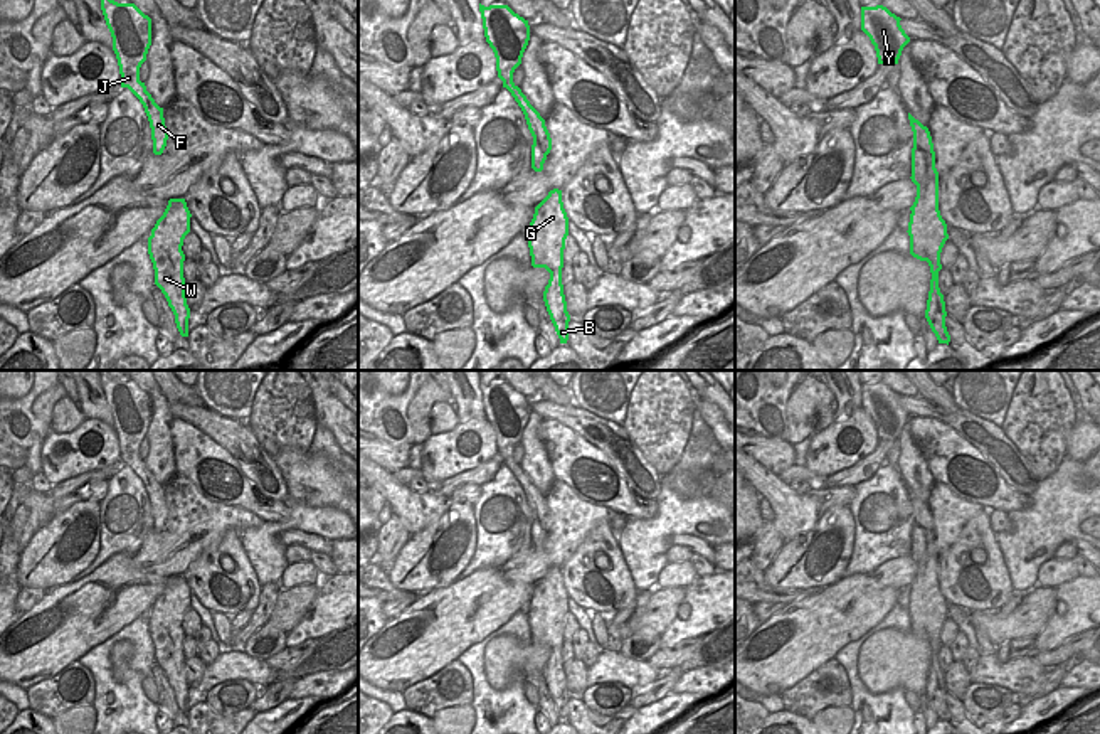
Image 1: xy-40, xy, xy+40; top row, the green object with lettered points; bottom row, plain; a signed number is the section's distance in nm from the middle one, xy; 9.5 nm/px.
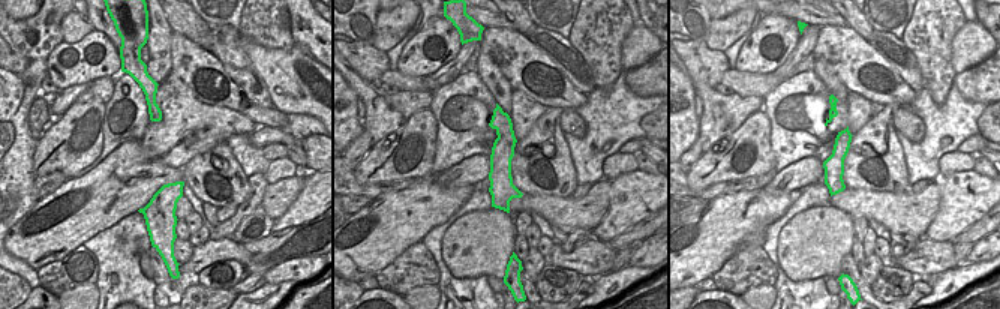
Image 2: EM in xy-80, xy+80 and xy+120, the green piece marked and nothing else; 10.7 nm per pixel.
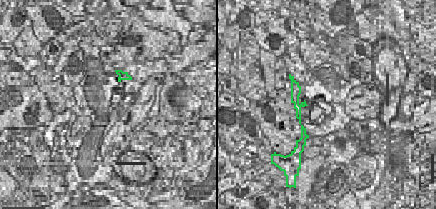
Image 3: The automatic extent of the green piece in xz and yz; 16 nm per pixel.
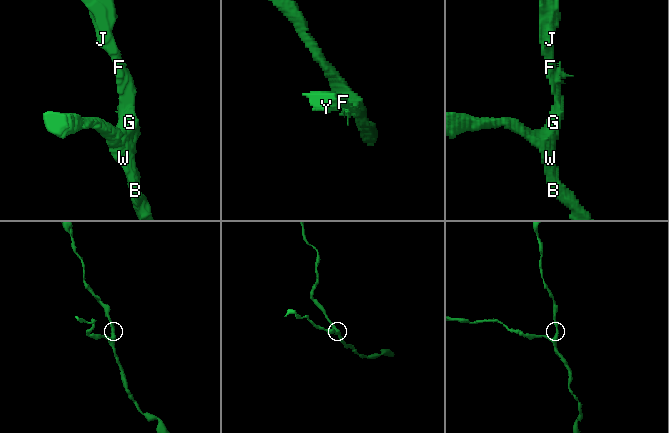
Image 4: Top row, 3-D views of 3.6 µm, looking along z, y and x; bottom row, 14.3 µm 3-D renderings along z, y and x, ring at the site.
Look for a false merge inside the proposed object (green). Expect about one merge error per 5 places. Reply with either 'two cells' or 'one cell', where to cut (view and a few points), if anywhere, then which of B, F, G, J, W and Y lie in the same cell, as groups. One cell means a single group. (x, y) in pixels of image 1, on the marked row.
one cell | no cut | B F G J W Y

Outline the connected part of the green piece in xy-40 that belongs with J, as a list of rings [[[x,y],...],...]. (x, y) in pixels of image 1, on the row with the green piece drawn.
[[[101,0],[101,10],[113,37],[113,51],[121,74],[119,84],[143,104],[151,128],[153,153],[161,155],[168,140],[163,108],[155,103],[145,82],[140,81],[140,67],[151,45],[151,19],[135,3]]]

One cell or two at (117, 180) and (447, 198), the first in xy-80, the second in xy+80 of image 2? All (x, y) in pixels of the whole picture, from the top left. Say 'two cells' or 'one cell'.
one cell

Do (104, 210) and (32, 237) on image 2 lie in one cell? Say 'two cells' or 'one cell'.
one cell

